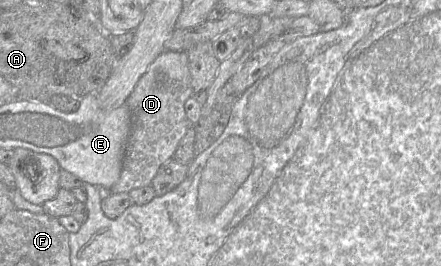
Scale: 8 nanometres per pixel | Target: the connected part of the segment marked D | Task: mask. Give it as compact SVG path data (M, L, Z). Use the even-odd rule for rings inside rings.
M163 51L138 80L125 105L131 112L131 129L122 169L112 193L129 193L152 183L159 168L173 158L176 148L192 126L184 104L193 95L188 55L184 51Z

